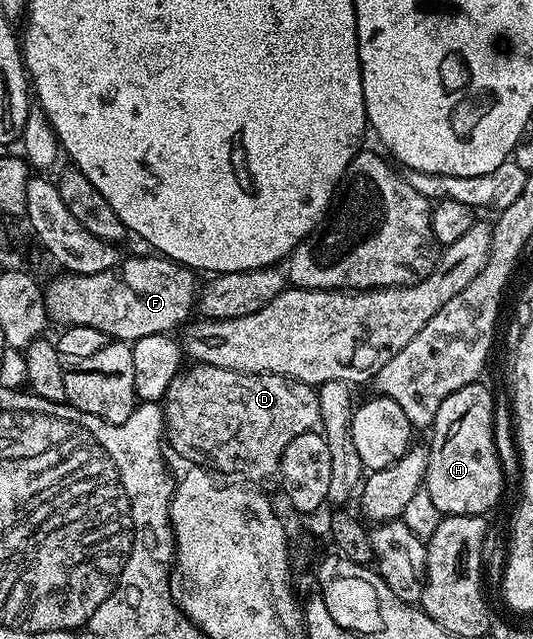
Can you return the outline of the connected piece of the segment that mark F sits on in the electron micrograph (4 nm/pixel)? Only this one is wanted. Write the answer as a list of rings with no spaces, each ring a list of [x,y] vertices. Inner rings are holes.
[[[155,253],[147,254],[151,255],[139,255],[136,259],[124,258],[113,269],[105,269],[105,273],[59,273],[51,284],[46,284],[43,292],[48,316],[54,322],[56,319],[71,327],[92,327],[107,335],[103,337],[115,341],[166,335],[174,332],[174,327],[182,328],[192,318],[197,307],[196,272],[172,259],[164,259]]]

